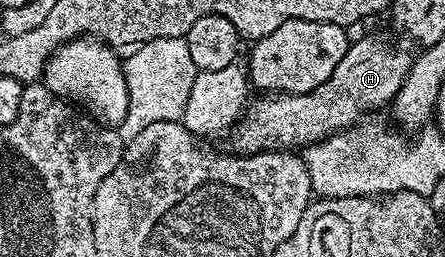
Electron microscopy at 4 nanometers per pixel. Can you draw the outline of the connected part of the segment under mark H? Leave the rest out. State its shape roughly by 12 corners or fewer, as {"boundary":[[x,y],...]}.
{"boundary":[[363,37],[308,93],[233,128],[239,156],[305,149],[389,104],[412,55]]}

